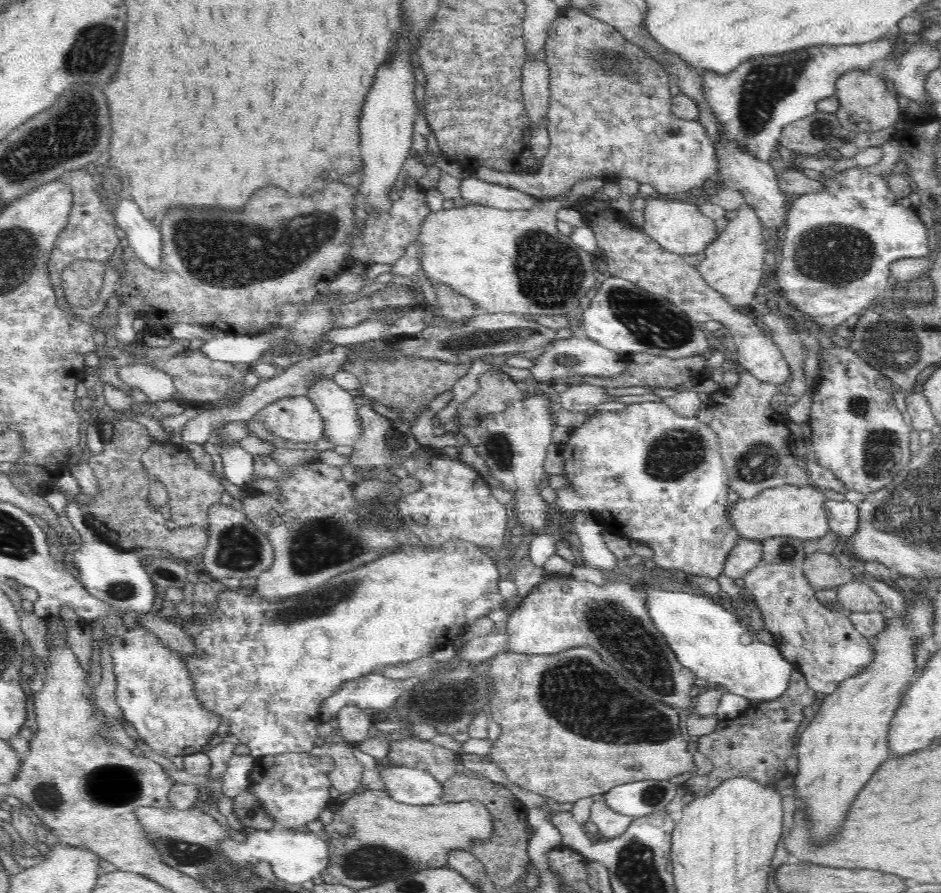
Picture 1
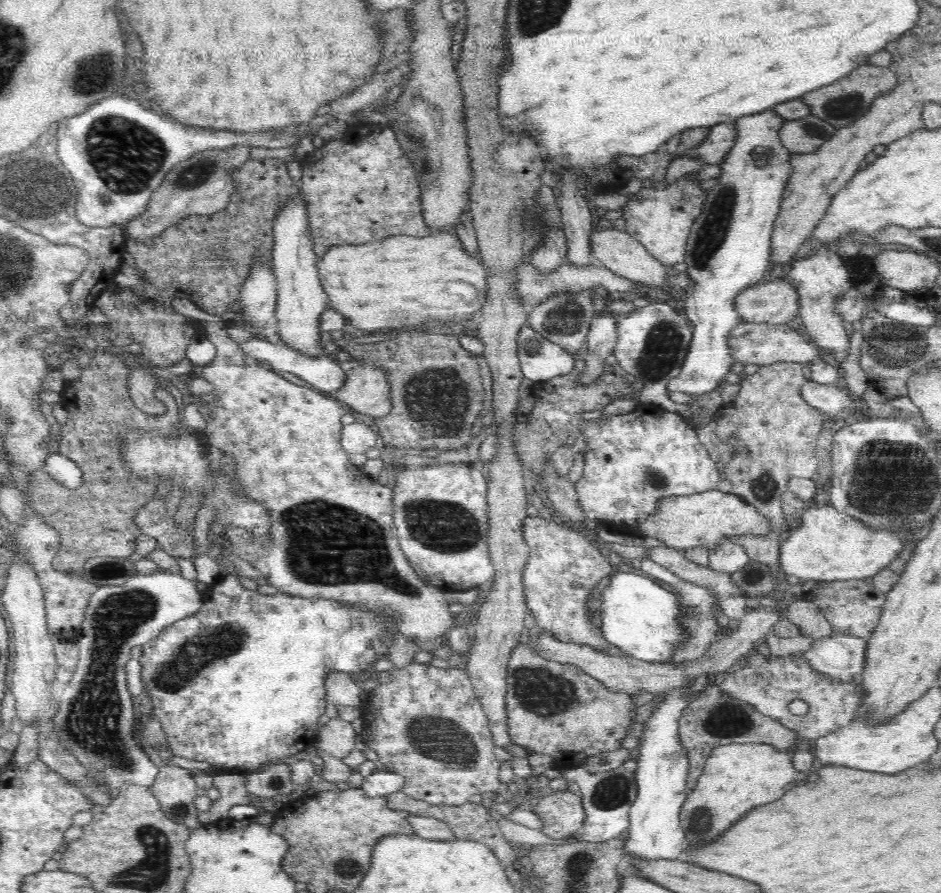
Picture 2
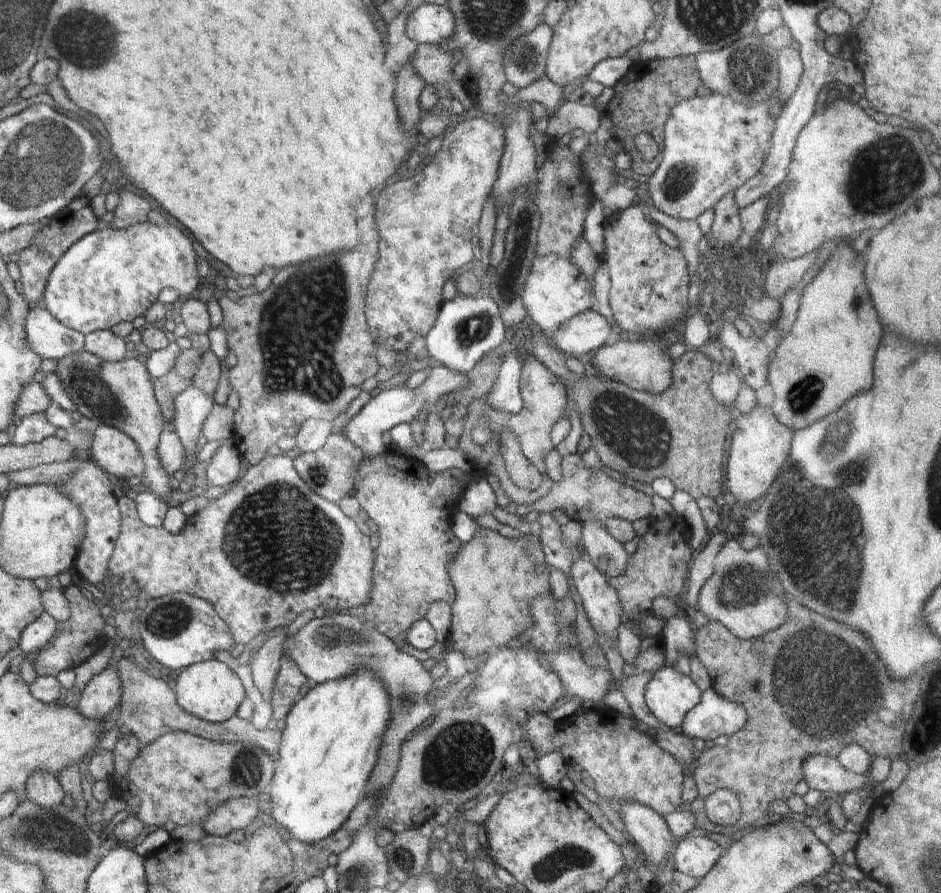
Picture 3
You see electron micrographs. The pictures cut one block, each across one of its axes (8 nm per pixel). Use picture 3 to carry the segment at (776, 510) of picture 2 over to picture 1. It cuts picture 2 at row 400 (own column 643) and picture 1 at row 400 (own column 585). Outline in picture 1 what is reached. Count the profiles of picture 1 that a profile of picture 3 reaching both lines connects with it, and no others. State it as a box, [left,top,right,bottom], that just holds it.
[705,364,796,498]

